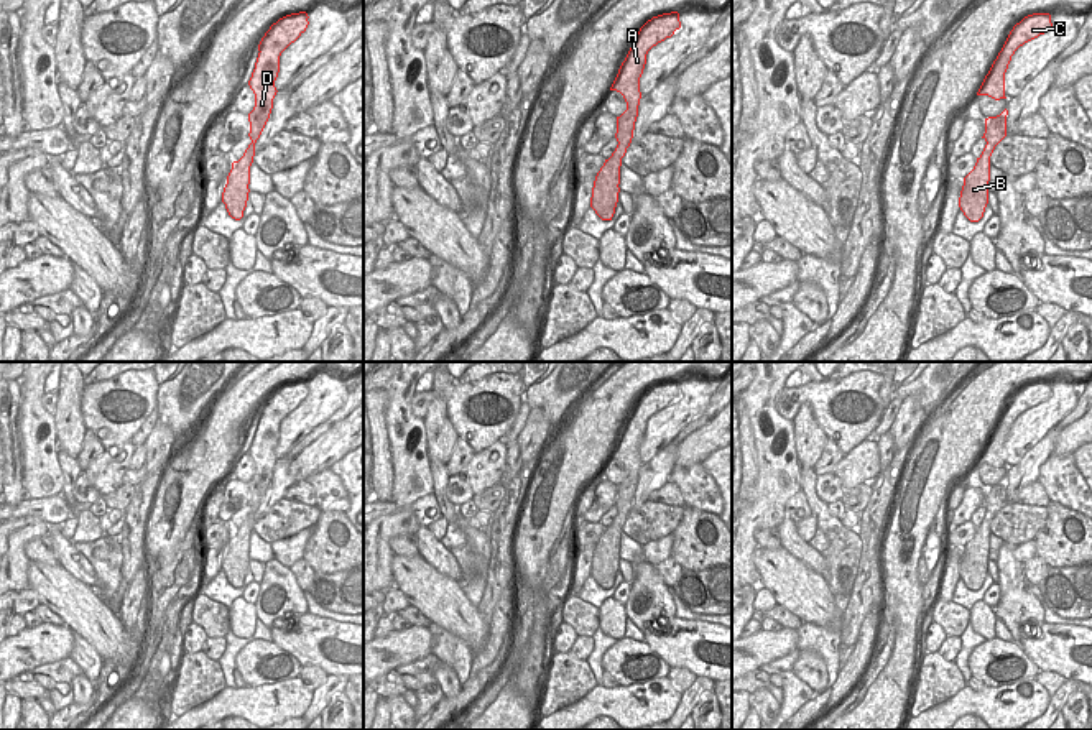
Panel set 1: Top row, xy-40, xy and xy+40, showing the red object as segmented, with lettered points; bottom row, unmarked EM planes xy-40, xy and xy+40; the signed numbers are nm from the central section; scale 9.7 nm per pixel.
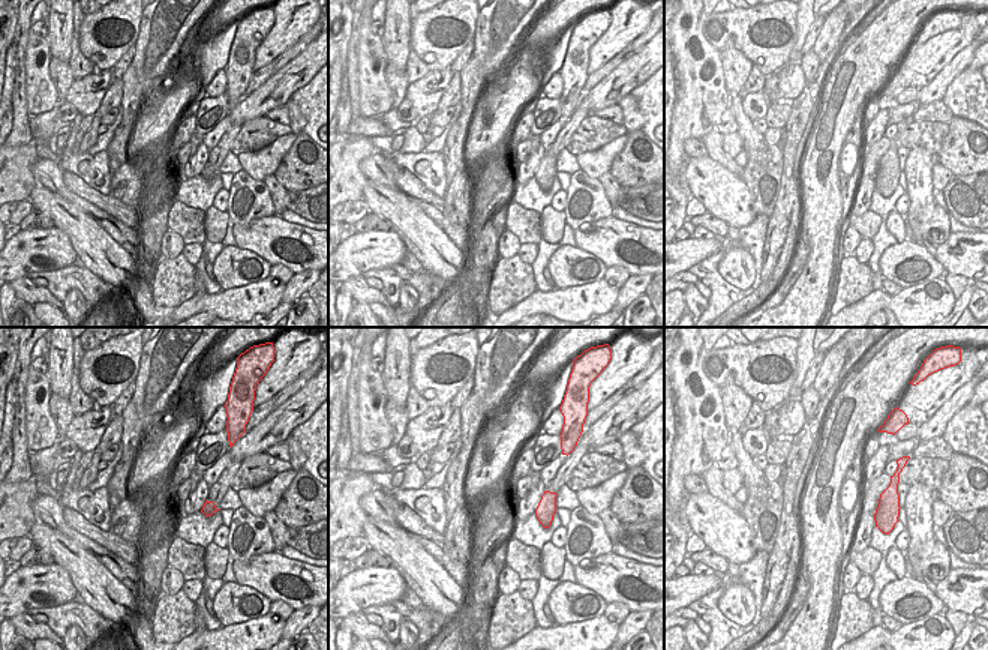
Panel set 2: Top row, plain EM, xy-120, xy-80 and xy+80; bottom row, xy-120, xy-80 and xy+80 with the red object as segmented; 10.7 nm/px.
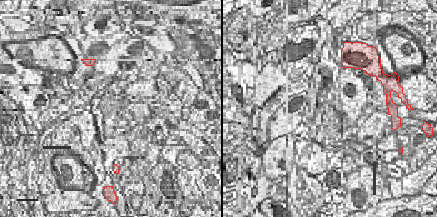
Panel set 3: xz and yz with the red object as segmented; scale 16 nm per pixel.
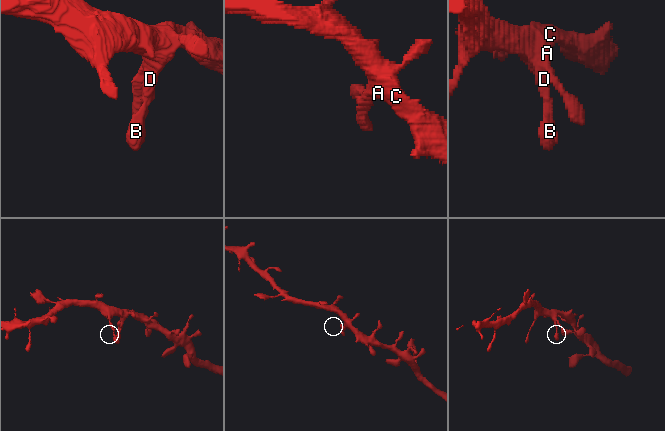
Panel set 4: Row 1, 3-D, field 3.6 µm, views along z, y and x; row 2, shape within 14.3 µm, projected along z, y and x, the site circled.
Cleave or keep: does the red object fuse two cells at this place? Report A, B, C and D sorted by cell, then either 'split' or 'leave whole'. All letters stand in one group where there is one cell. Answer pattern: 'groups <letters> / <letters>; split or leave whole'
groups A B C D; leave whole

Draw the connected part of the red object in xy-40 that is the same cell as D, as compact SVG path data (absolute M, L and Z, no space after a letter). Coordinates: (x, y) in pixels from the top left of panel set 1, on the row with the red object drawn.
M306 12L291 13L280 18L270 26L258 44L260 53L248 81L248 85L255 94L255 107L248 113L248 136L252 143L245 150L243 156L232 163L232 169L227 176L227 184L222 192L222 202L225 204L229 215L235 220L243 217L250 192L250 166L255 156L255 143L270 118L273 99L278 92L275 81L280 72L280 56L306 31L309 25L308 18L309 16Z

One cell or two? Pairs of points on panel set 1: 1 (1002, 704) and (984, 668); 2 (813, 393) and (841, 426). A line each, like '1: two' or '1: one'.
1: two
2: one

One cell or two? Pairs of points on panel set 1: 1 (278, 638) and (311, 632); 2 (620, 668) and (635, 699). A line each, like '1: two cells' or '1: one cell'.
1: one cell
2: two cells

